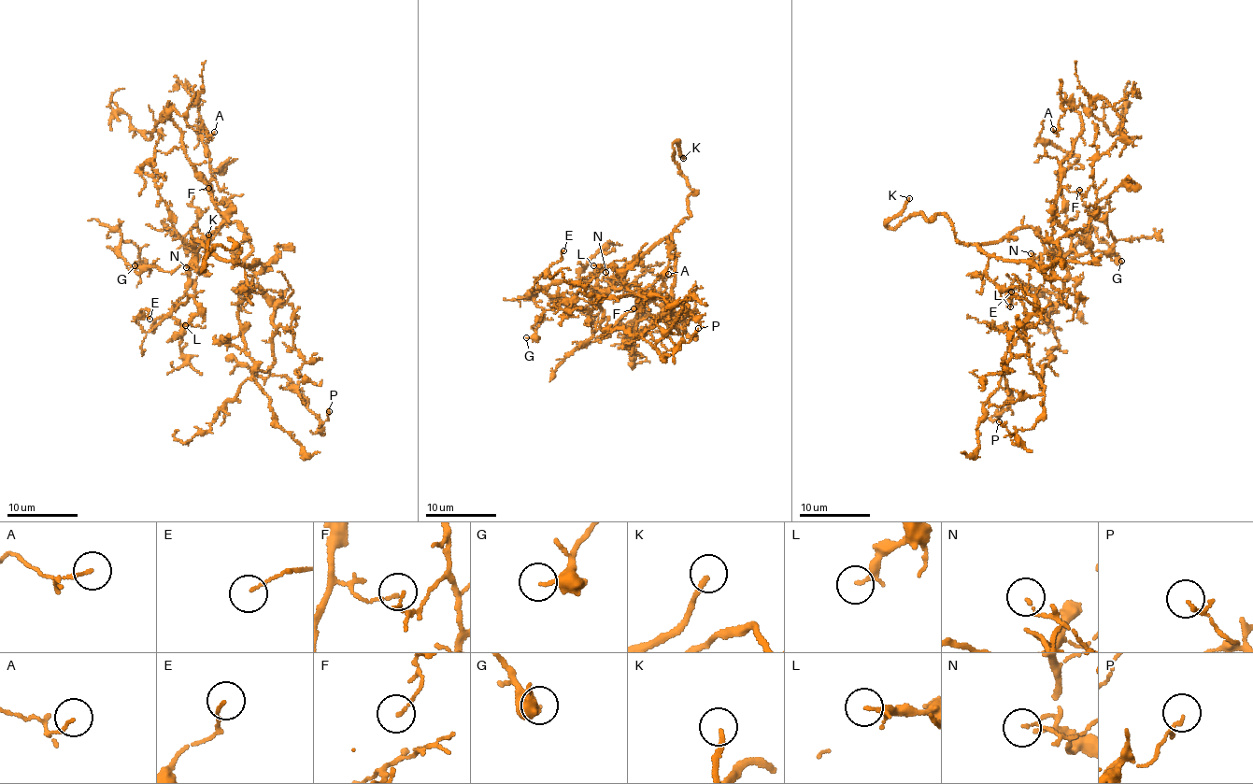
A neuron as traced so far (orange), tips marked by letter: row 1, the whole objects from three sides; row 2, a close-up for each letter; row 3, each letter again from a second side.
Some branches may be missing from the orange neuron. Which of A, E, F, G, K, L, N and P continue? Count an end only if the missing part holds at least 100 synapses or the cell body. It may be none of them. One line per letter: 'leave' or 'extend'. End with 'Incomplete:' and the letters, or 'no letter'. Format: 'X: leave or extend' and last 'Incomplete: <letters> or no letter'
A: leave
E: leave
F: leave
G: leave
K: extend
L: leave
N: leave
P: leave
Incomplete: K

